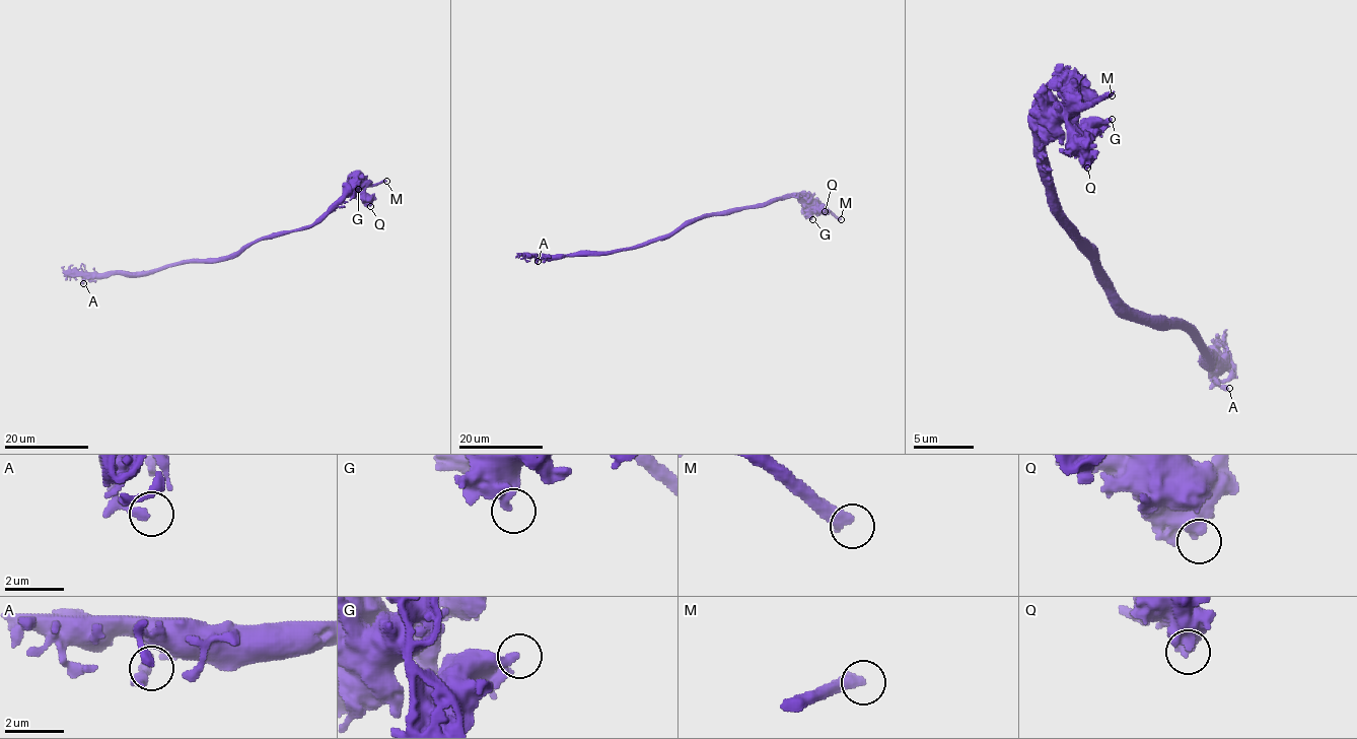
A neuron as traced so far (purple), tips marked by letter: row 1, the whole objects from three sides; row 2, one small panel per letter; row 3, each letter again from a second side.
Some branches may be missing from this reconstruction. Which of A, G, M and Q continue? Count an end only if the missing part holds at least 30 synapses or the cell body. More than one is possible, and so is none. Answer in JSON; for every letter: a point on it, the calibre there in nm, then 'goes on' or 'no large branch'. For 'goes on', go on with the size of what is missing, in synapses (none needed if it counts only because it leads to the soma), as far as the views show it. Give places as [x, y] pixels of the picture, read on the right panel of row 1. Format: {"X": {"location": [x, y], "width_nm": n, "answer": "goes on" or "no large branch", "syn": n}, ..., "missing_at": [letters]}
{"A": {"location": [1229, 388], "width_nm": 280, "answer": "no large branch"}, "G": {"location": [1112, 119], "width_nm": 340, "answer": "no large branch"}, "M": {"location": [1112, 95], "width_nm": 440, "answer": "goes on", "syn": 80}, "Q": {"location": [1087, 168], "width_nm": 550, "answer": "no large branch"}, "missing_at": ["M"]}

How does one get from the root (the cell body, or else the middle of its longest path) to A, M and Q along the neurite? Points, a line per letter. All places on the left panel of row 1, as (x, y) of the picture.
A: (350, 188), (311, 224), (261, 237), (228, 256), (213, 260), (189, 260), (146, 271), (87, 276), (83, 283)
M: (350, 188), (364, 188), (386, 181)
Q: (350, 188), (362, 189), (370, 206)

